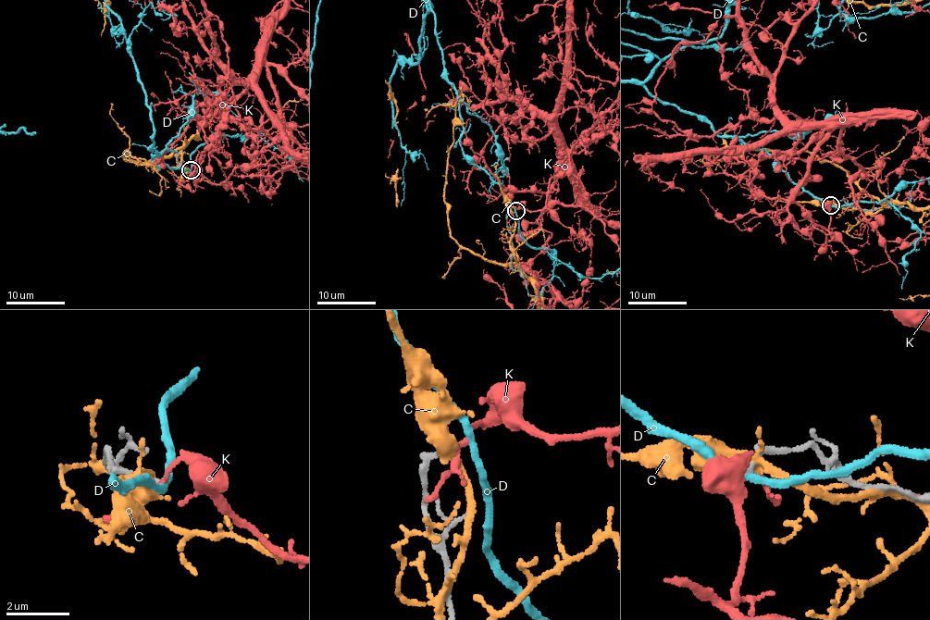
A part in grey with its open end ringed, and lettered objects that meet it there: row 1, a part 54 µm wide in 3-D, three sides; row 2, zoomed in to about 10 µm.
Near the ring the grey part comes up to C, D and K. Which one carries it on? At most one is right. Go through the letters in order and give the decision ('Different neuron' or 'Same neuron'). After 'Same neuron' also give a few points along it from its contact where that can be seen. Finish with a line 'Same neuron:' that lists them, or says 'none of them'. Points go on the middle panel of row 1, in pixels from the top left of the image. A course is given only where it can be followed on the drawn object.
C: Different neuron
D: Different neuron
K: Different neuron
Same neuron: none of them

